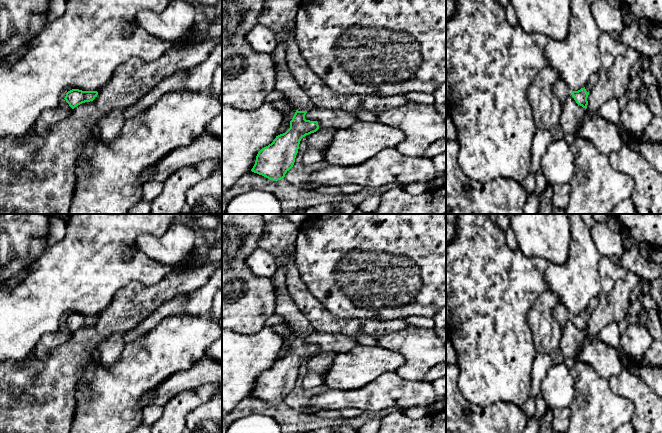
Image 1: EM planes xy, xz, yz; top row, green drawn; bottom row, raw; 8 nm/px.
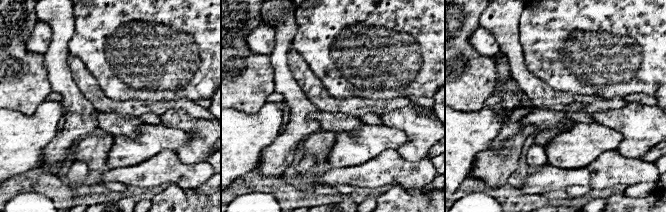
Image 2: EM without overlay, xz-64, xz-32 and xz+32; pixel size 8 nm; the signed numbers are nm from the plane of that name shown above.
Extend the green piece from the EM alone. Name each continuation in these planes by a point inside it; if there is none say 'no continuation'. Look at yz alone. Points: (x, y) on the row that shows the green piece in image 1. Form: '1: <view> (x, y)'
1: yz (563, 92)

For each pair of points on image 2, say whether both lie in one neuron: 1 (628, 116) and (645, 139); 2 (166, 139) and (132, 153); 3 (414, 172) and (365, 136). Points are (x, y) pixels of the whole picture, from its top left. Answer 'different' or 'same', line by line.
1: same
2: same
3: different

